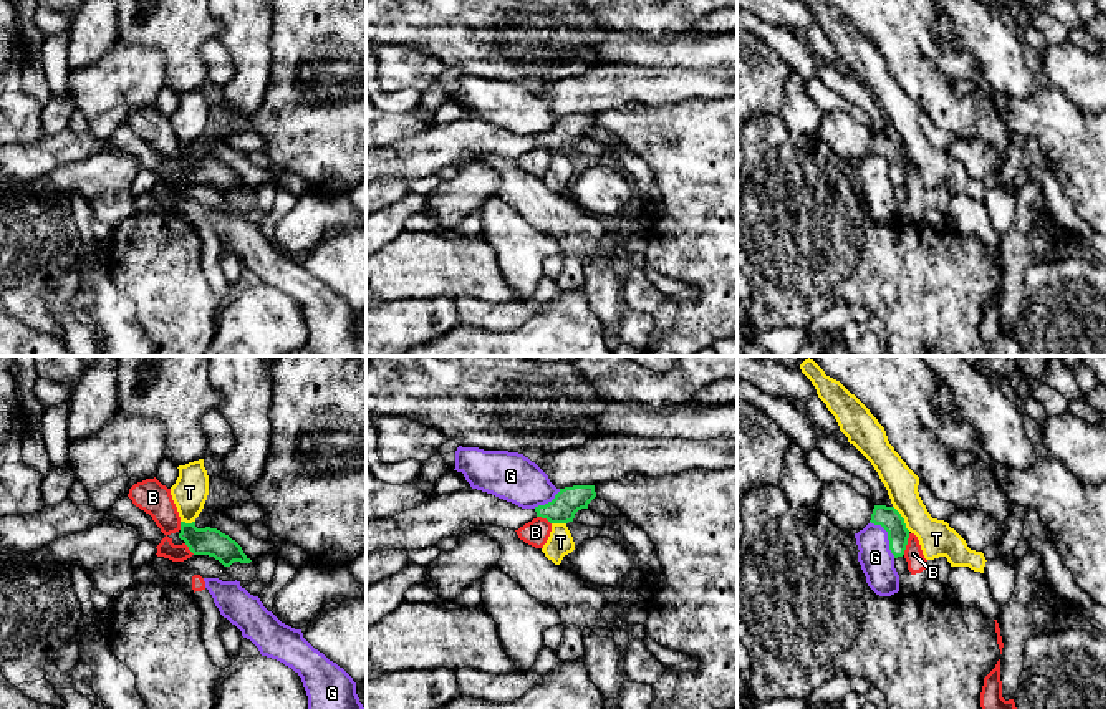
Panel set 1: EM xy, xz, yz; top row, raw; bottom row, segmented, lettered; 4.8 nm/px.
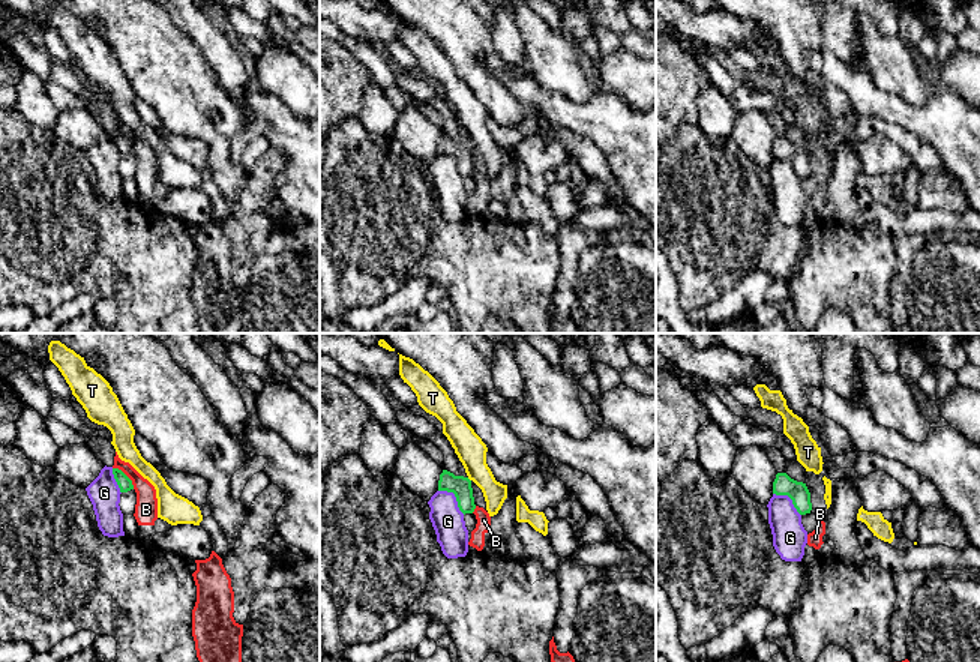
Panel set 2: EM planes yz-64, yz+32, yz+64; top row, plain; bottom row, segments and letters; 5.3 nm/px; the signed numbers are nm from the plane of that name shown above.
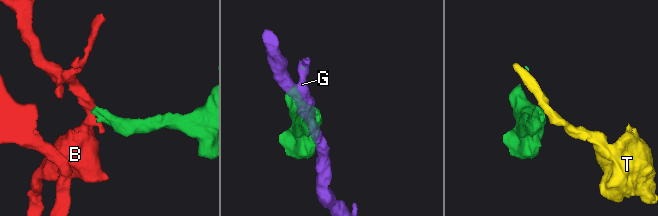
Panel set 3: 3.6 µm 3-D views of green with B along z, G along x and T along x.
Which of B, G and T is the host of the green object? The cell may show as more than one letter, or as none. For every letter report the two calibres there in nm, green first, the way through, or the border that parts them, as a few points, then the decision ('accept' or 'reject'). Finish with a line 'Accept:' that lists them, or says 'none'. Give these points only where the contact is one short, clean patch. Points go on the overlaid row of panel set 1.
B: 110/90 nm | along yz (910, 534), (903, 554) | reject
G: 110/160 nm | reject
T: 110/170 nm | along yz (893, 506), (910, 530) | reject
Accept: none

